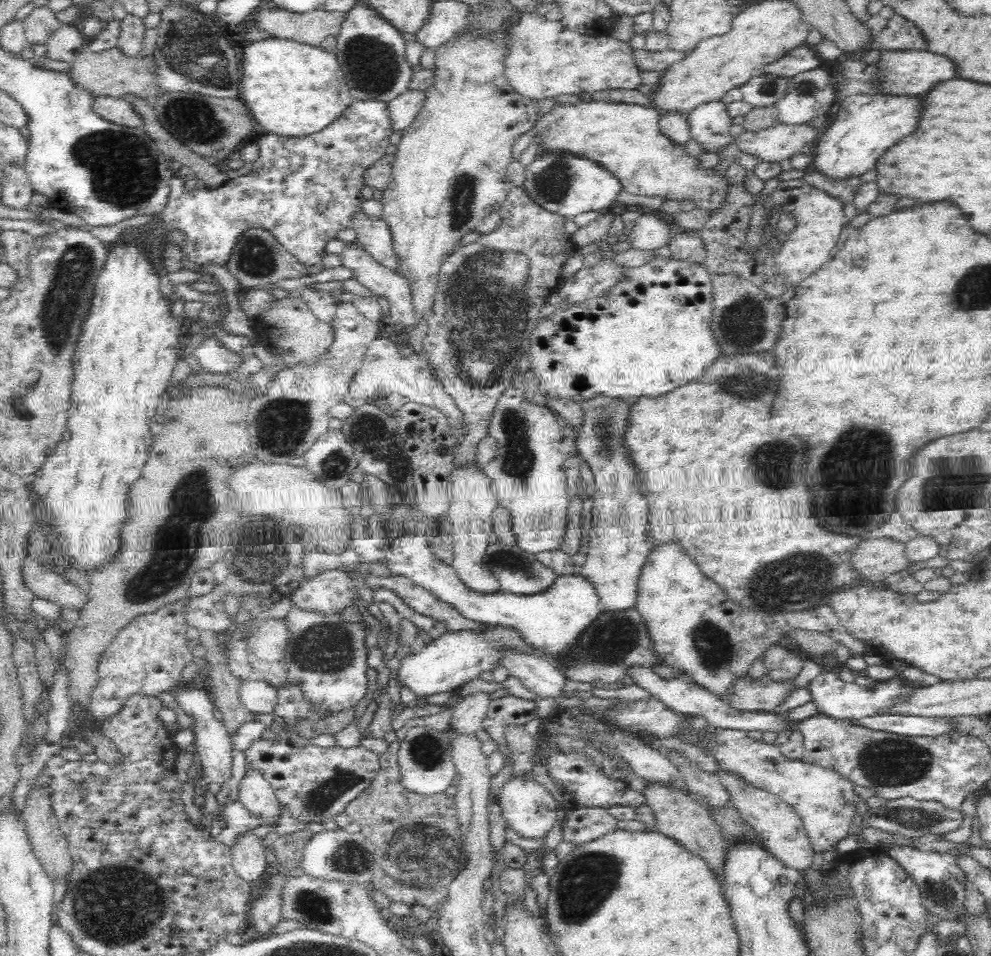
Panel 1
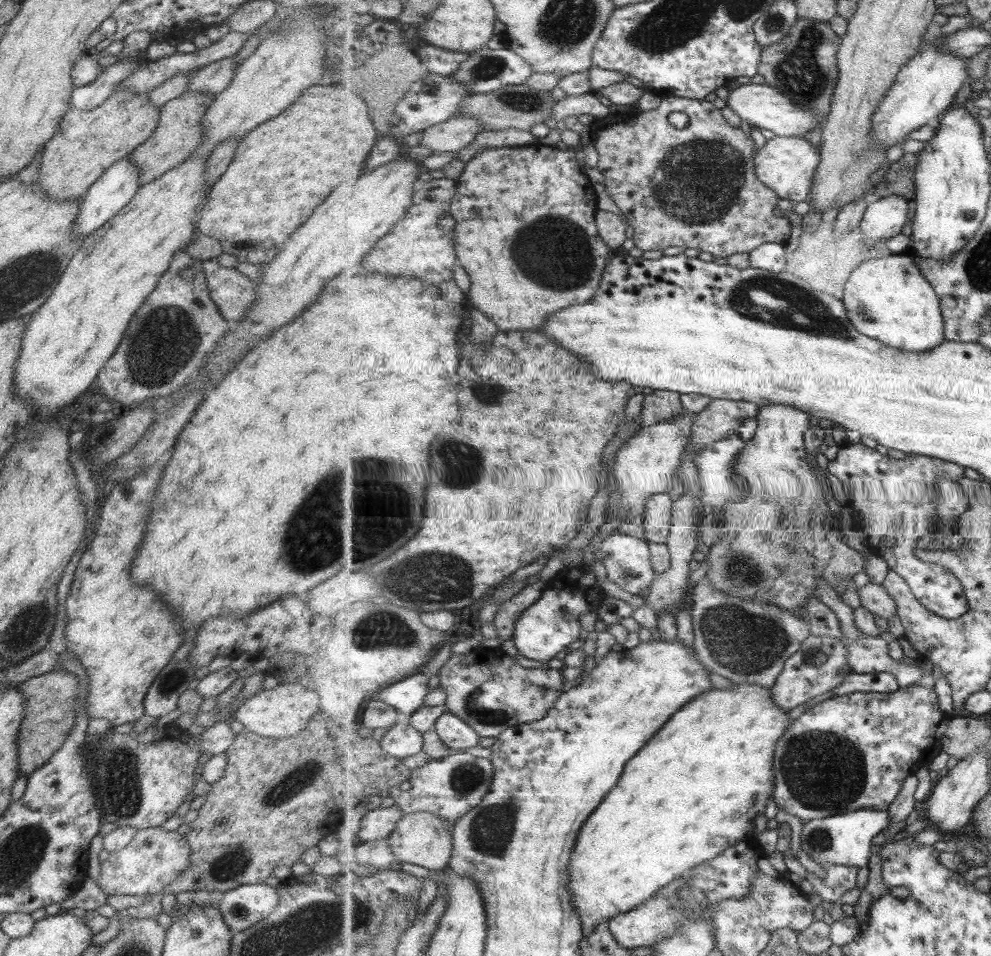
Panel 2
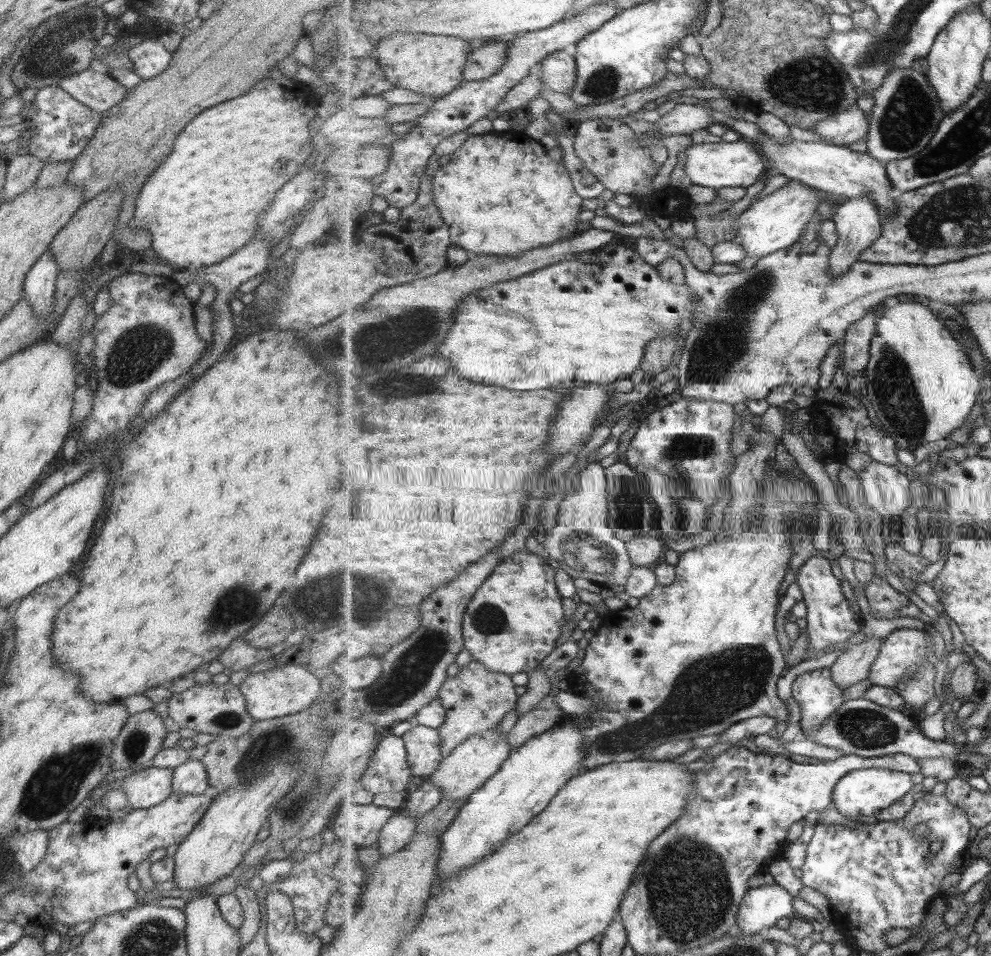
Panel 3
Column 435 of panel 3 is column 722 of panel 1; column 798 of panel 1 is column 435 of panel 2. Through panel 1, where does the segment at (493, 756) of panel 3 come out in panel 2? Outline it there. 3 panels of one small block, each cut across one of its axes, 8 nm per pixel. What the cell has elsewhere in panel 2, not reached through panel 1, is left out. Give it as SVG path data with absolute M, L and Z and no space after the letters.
M416 812L404 815L397 828L390 834L388 841L398 862L417 864L428 870L447 869L453 854L453 826L445 824L438 816L430 812Z

